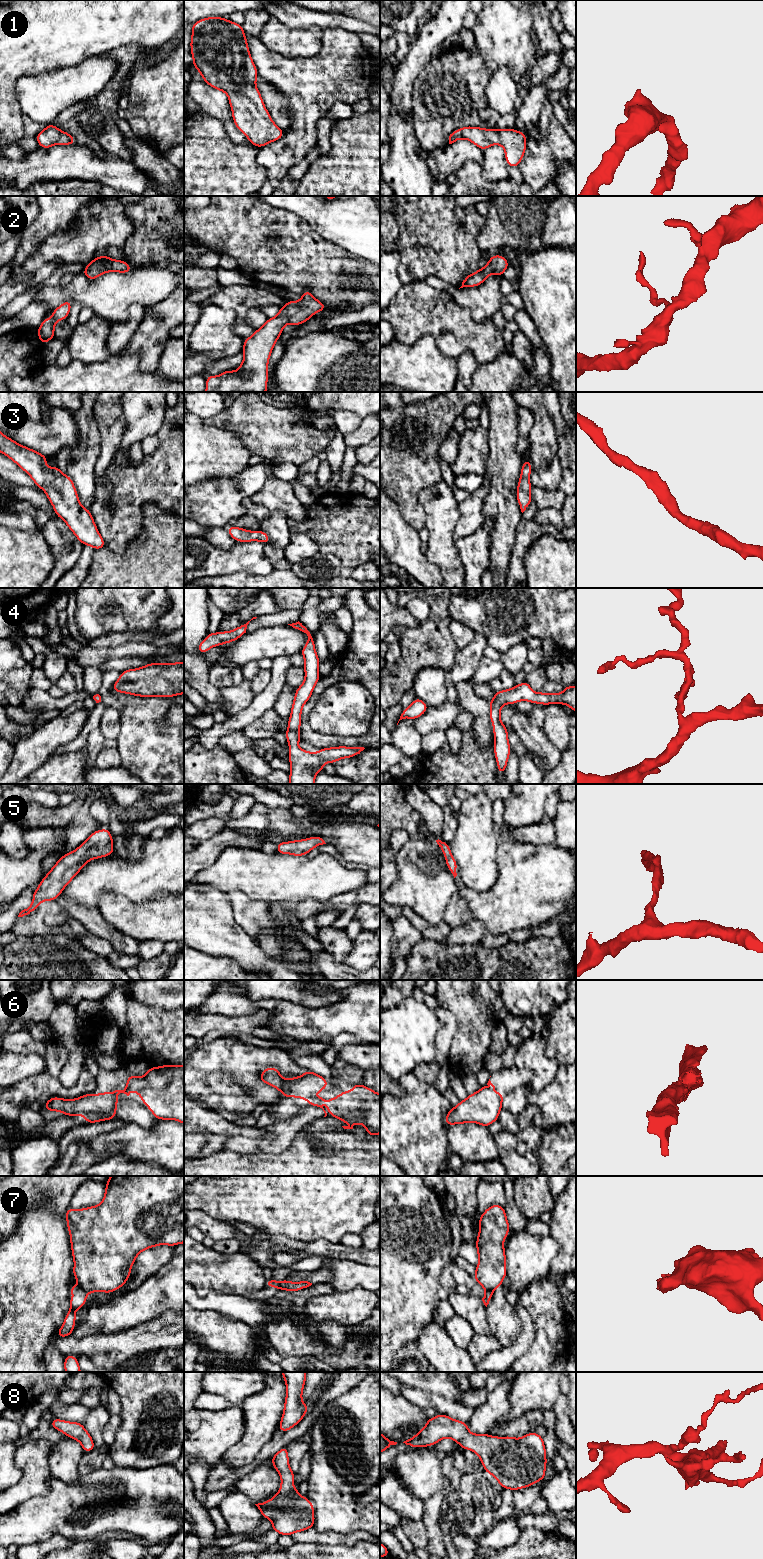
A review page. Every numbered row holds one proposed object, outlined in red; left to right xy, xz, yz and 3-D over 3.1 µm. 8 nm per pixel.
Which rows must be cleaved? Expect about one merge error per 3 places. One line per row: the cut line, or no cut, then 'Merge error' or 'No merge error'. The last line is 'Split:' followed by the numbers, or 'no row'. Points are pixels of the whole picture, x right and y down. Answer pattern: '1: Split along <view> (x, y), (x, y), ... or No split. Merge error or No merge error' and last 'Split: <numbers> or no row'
1: No split. No merge error
2: No split. No merge error
3: No split. No merge error
4: No split. No merge error
5: No split. No merge error
6: No split. No merge error
7: Split along xy (78, 1285), (87, 1293). Merge error
8: No split. No merge error
Split: 7

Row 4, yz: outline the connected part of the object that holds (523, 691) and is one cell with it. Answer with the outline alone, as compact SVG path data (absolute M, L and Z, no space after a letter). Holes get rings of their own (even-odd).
M525 680L519 685L515 685L511 689L495 691L495 696L488 701L490 706L490 720L493 724L494 732L494 753L498 766L498 774L505 772L511 747L508 741L507 727L501 722L500 712L505 704L516 704L519 701L528 701L533 704L540 703L542 705L549 704L565 704L576 712L576 686L565 686L561 694L556 692L547 694L545 692L535 693Z

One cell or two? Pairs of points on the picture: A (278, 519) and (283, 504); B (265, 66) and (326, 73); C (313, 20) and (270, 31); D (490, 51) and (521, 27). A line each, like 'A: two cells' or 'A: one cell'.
A: two cells
B: one cell
C: two cells
D: one cell

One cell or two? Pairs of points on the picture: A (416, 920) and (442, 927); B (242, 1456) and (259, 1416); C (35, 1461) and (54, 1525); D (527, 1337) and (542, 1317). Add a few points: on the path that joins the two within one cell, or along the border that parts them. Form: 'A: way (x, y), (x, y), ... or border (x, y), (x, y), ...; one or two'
A: way (422, 926), (426, 929), (436, 929); one
B: way (249, 1446), (256, 1436), (259, 1426); one
C: border (52, 1477), (47, 1493), (23, 1502); two
D: border (524, 1306), (534, 1329), (534, 1340), (527, 1350); two

